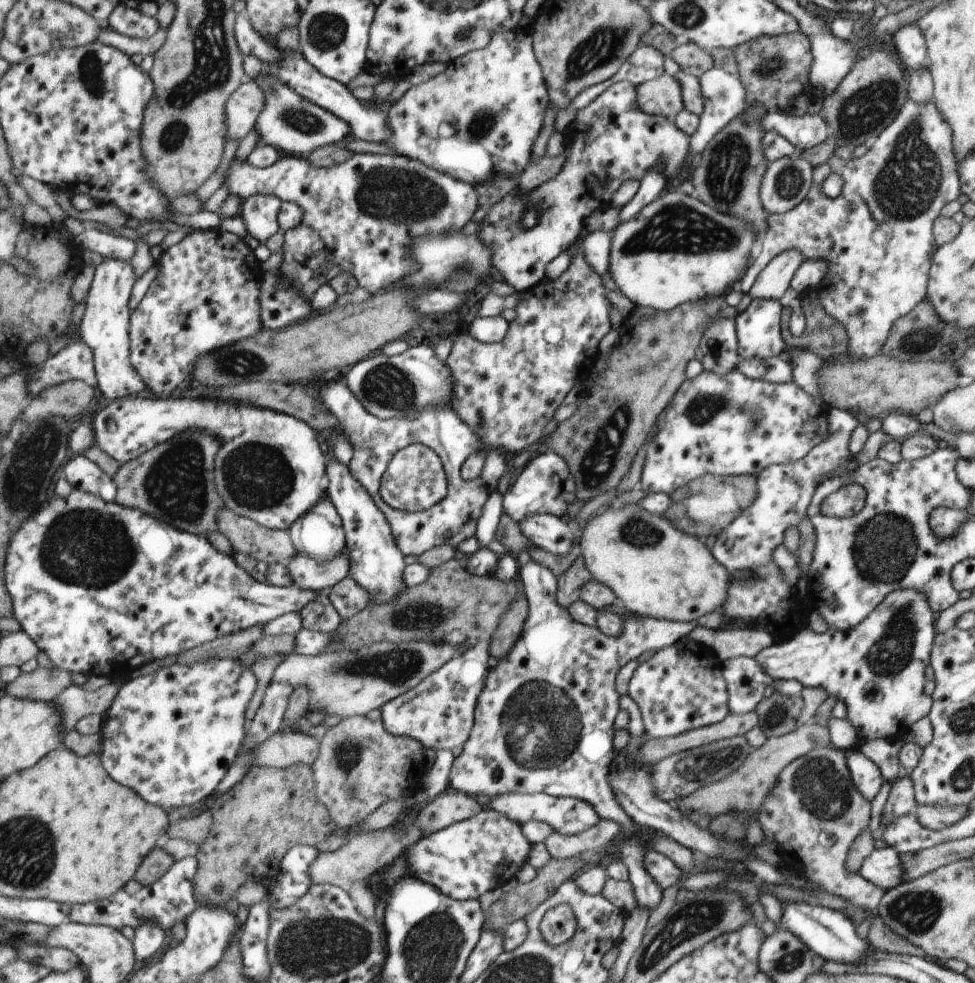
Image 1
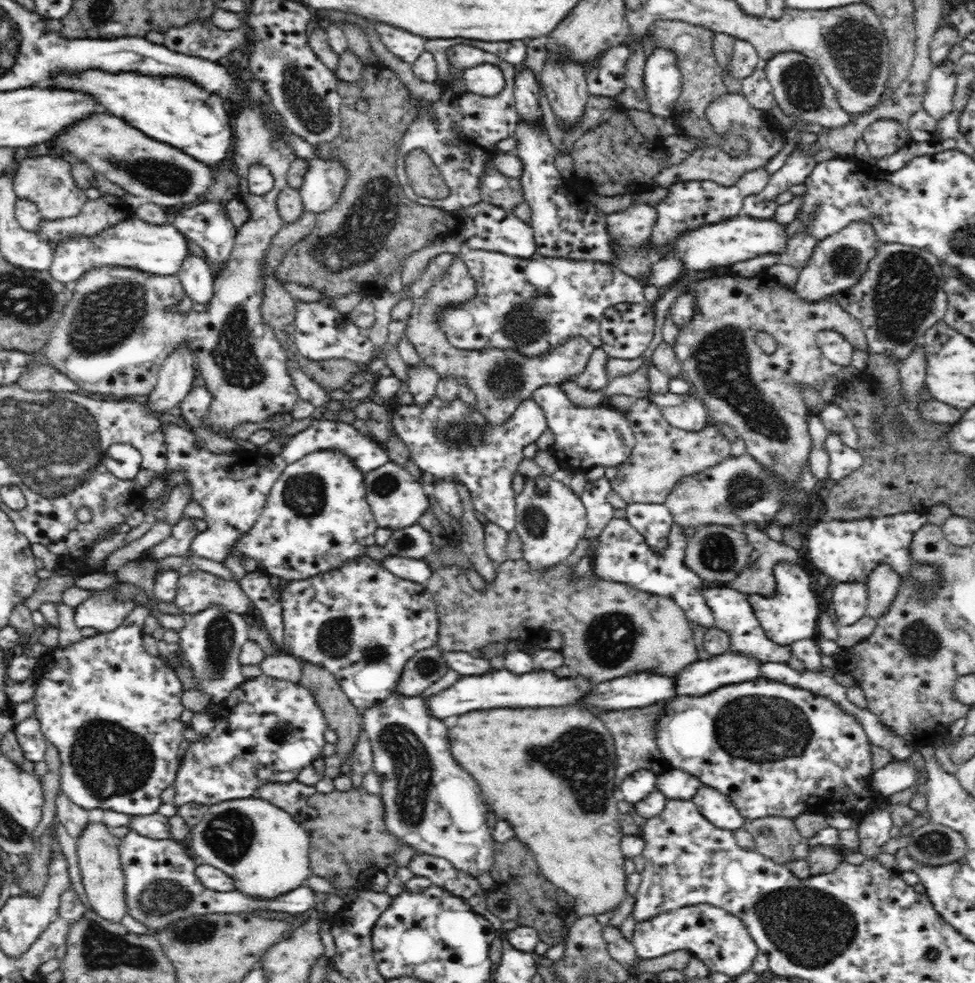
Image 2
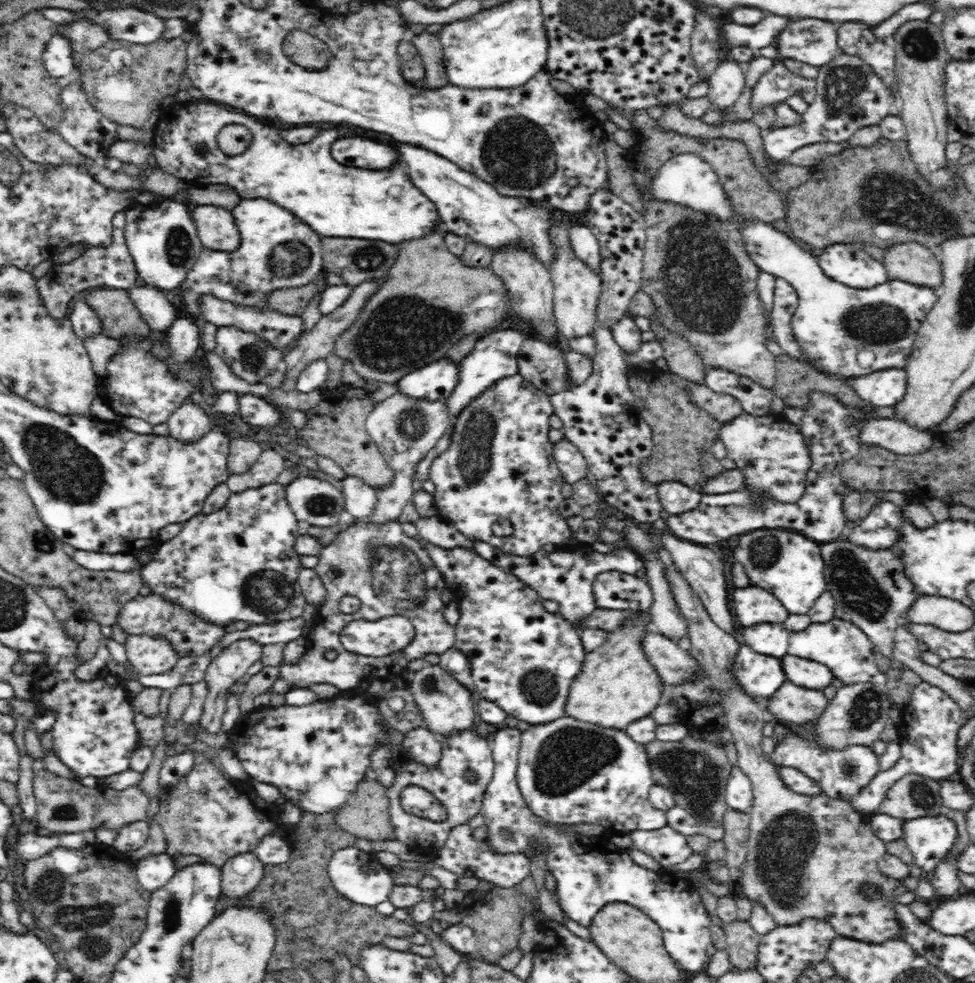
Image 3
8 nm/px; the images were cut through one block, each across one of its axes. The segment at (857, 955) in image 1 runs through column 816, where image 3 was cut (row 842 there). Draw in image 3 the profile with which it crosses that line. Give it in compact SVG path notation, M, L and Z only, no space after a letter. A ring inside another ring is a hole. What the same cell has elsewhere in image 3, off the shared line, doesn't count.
M945 814L903 821L903 839L922 872L930 872L946 857L958 838L956 823Z

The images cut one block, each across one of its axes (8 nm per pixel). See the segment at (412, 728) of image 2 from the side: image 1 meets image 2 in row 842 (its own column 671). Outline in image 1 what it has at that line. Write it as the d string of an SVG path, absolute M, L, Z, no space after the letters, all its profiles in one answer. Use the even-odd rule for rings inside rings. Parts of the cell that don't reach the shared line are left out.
M735 369L725 374L725 376L702 371L696 377L683 381L683 384L675 391L673 398L669 402L669 406L658 416L657 432L653 441L647 442L648 447L644 458L644 465L637 484L640 484L640 489L646 493L671 495L679 487L683 487L703 475L715 475L726 478L733 475L757 475L758 472L762 471L765 467L770 467L771 465L786 465L789 464L789 462L795 462L799 460L799 458L803 458L817 443L822 442L823 436L825 436L825 414L823 414L821 408L819 408L817 404L813 404L813 400L811 400L809 396L805 396L803 390L801 390L799 386L795 386L792 381L777 384L759 379L751 379Z

